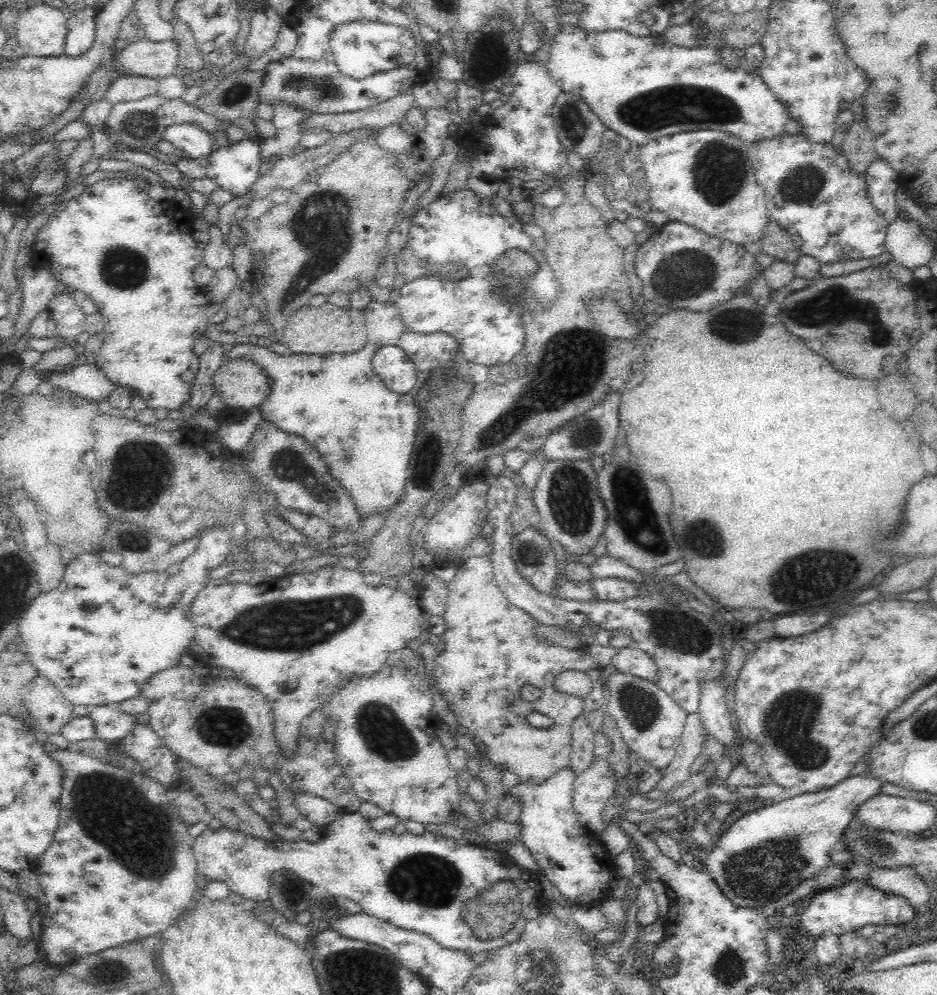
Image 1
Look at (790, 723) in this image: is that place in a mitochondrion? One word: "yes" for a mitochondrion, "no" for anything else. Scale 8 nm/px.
yes

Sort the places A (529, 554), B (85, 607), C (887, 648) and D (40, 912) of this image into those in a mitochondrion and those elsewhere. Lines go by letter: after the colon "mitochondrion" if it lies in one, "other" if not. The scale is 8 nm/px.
A: mitochondrion
B: mitochondrion
C: other
D: other

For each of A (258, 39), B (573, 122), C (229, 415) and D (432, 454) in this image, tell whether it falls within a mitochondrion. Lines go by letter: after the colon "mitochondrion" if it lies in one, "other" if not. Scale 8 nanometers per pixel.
A: other
B: mitochondrion
C: other
D: mitochondrion

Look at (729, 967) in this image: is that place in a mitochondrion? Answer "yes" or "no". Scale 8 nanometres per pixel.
yes

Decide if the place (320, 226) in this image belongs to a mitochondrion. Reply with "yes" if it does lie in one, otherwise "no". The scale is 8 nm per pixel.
yes

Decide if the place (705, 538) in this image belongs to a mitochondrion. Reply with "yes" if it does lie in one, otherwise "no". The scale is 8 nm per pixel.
yes

